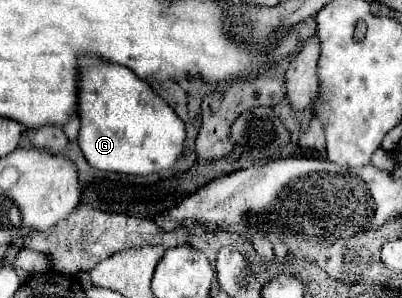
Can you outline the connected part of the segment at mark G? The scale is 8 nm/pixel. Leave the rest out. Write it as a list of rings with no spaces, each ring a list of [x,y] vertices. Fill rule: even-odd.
[[[86,56],[80,60],[80,136],[78,144],[84,152],[84,158],[90,166],[106,172],[122,172],[122,174],[154,174],[174,166],[184,148],[184,122],[176,116],[176,112],[158,98],[146,82],[142,82],[130,68],[104,62],[96,56]]]

